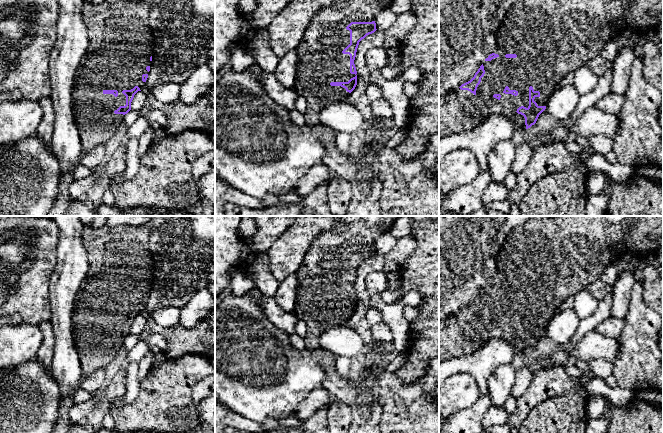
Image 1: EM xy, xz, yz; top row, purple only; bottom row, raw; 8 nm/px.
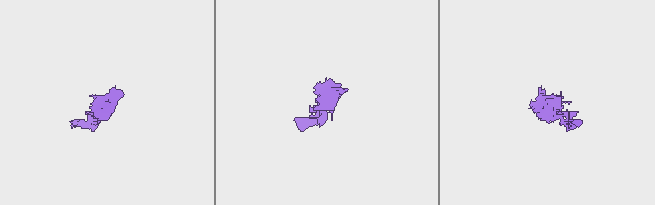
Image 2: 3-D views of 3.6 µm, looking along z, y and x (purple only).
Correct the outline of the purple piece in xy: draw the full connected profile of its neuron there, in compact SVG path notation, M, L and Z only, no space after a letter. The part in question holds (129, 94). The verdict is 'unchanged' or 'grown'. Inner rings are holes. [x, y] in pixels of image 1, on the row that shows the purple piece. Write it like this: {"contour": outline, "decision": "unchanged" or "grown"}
{"contour": "M143 0L141 2L122 1L101 4L84 2L82 19L87 27L89 45L85 56L76 71L73 90L73 115L76 122L81 145L87 153L98 145L104 145L122 125L124 116L131 110L134 95L145 90L150 71L153 50L153 35L149 26L149 14L160 0Z", "decision": "grown"}

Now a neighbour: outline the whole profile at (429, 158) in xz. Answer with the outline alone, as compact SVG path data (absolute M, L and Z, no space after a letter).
M433 133L428 137L426 147L418 156L418 160L439 179L439 134Z

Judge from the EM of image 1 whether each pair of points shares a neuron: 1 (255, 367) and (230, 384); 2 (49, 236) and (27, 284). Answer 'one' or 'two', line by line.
1: one
2: one

